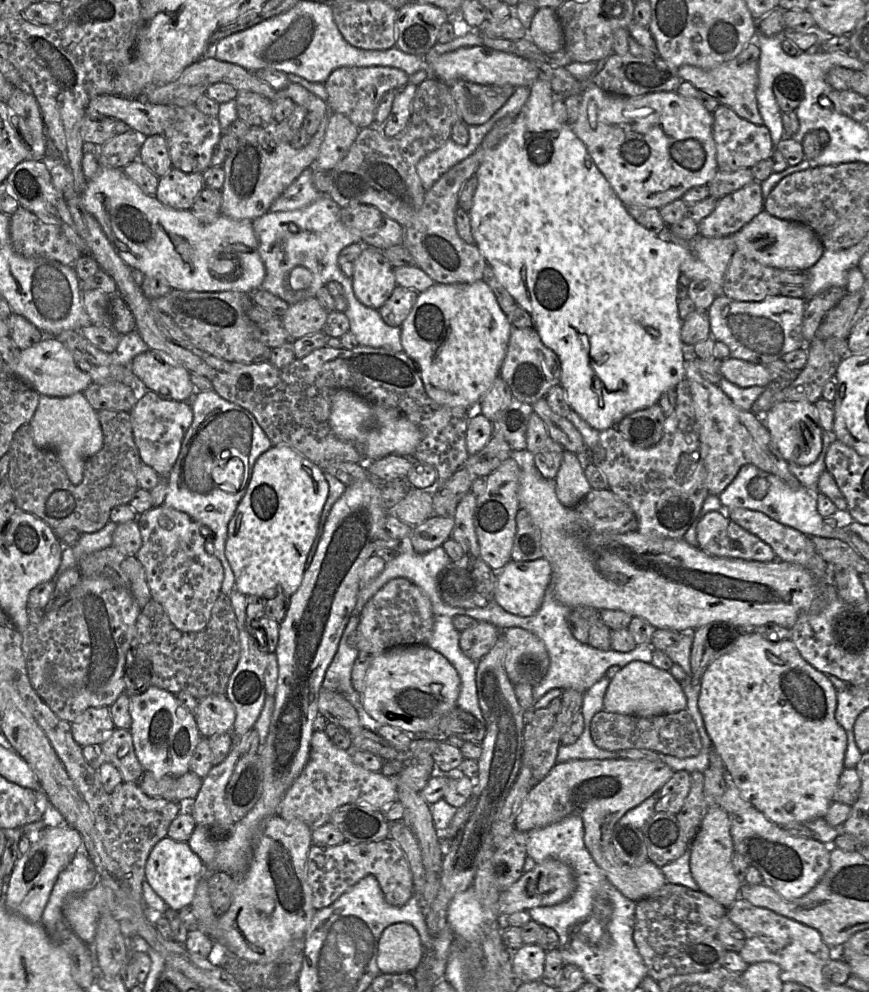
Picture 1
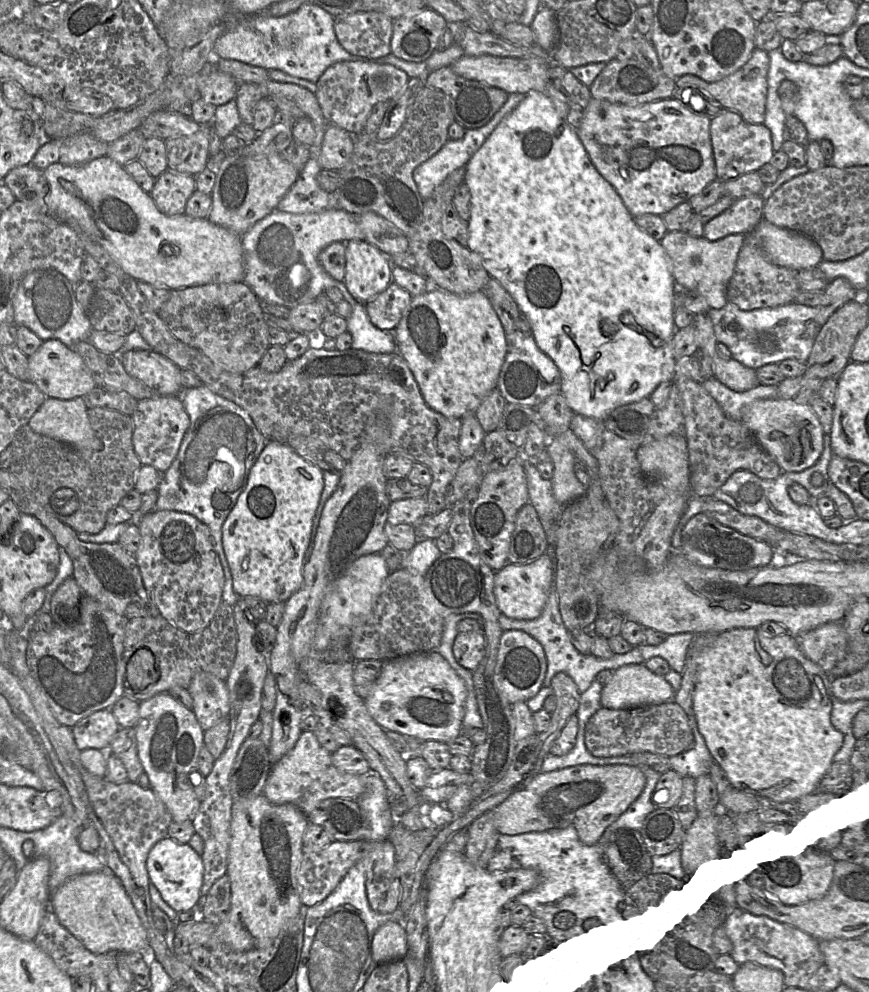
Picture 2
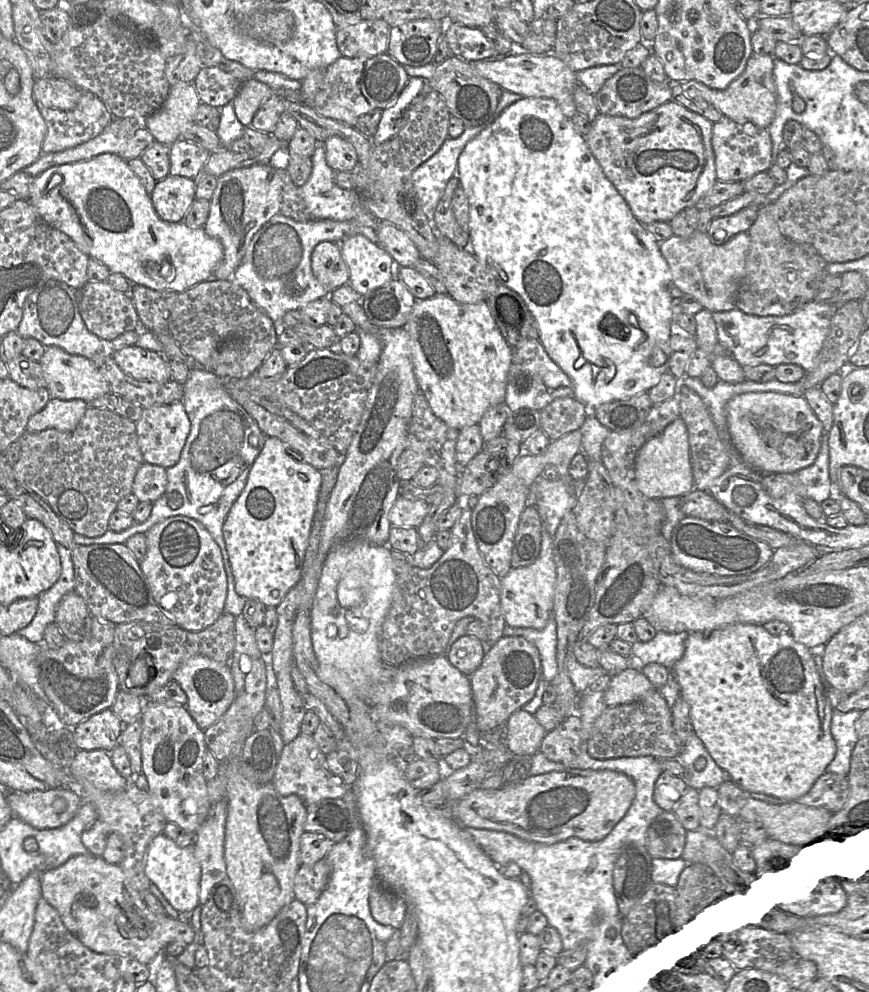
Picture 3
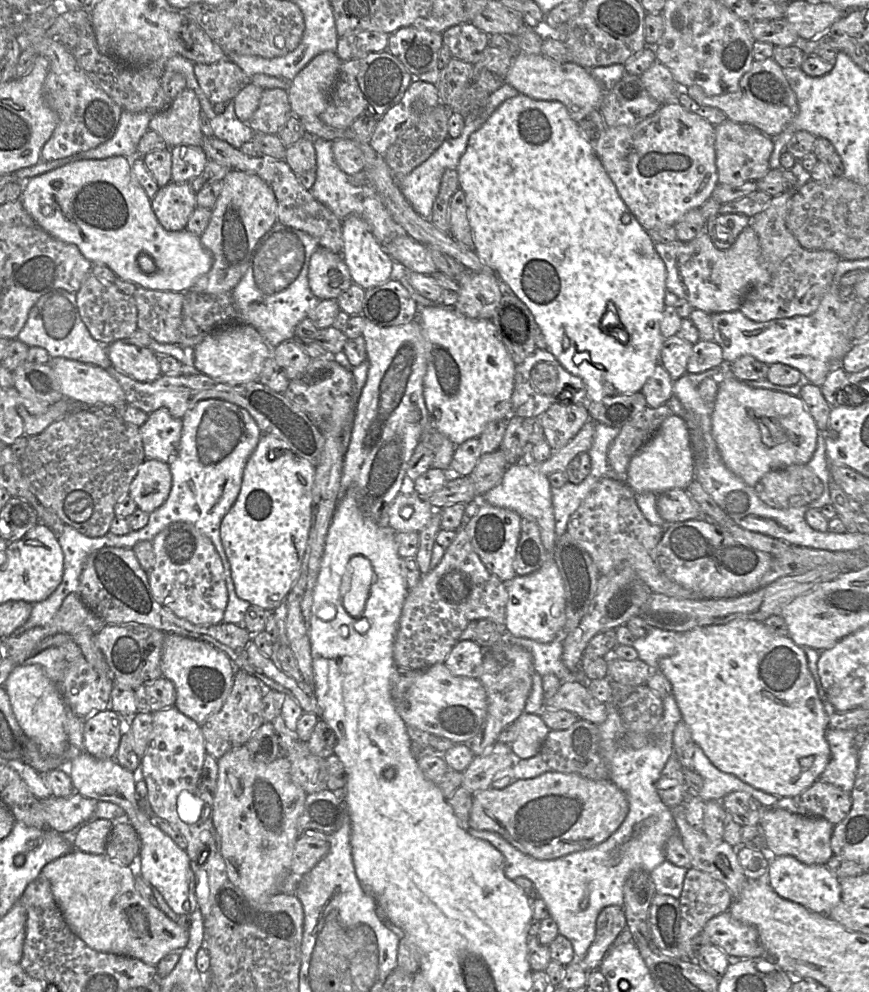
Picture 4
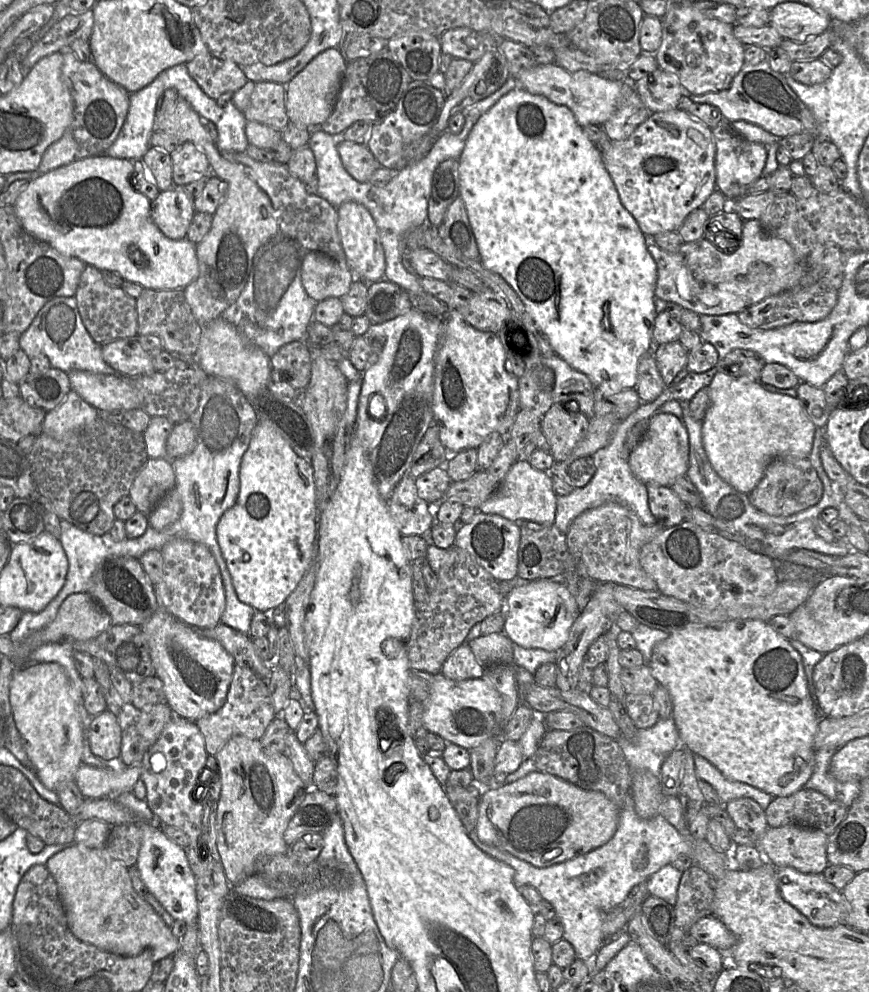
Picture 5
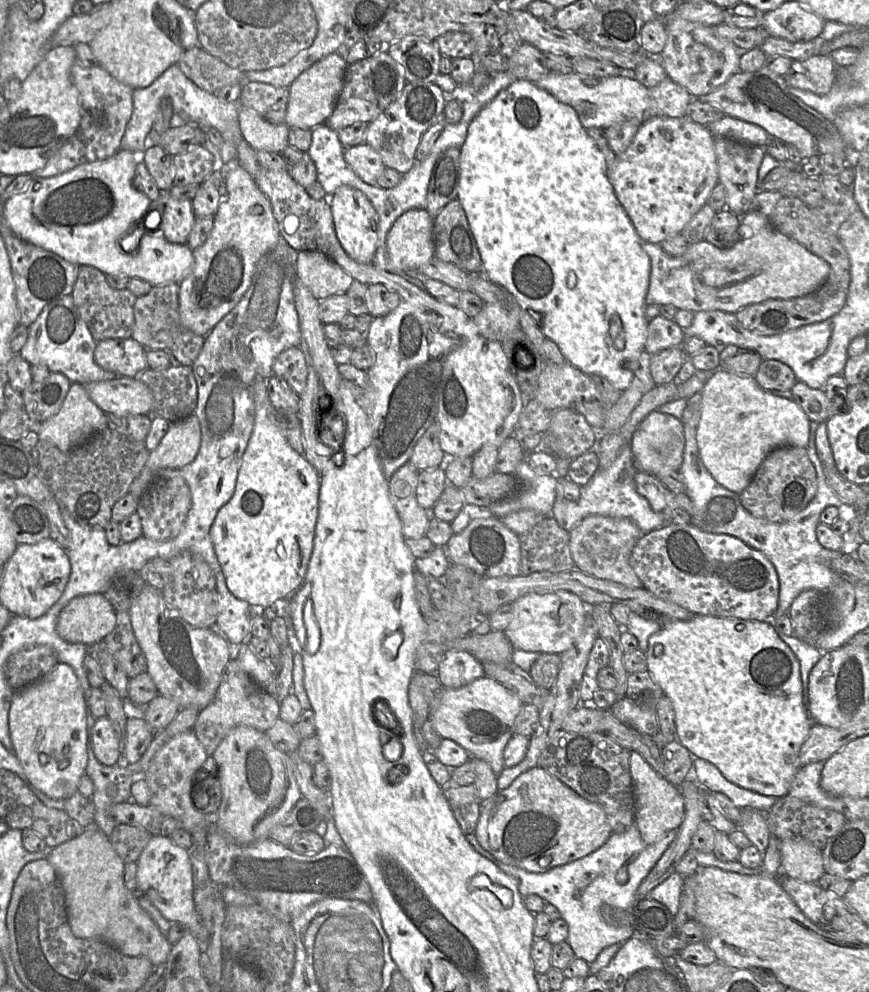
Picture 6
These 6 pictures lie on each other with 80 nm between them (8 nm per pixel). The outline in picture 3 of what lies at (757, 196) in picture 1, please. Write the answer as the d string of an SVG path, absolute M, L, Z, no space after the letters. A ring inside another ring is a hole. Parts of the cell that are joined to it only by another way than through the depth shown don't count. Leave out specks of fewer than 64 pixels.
M748 206L734 214L713 218L706 233L713 244L724 244L734 235L748 232L757 217L758 210L757 206Z

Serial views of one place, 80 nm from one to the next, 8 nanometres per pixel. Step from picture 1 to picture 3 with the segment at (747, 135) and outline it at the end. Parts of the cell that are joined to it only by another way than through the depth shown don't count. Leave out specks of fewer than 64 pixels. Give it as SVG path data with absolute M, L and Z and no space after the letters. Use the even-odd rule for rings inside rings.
M727 116L713 124L712 147L716 177L722 182L743 182L758 172L767 171L774 163L772 140L768 129L752 123L739 124Z

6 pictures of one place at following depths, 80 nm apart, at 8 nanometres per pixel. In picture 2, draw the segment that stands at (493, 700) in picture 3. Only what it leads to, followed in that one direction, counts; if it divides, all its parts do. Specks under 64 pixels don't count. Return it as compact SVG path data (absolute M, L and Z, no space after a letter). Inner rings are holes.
M521 630L503 631L493 676L494 686L500 695L511 704L527 702L543 687L546 672L546 655L536 639Z

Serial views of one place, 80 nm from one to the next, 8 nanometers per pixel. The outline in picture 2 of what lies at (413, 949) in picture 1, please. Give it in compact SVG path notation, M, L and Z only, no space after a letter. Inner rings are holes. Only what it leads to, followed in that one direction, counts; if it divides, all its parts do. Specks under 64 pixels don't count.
M400 925L384 926L373 940L373 959L376 965L404 962L408 956L408 934Z

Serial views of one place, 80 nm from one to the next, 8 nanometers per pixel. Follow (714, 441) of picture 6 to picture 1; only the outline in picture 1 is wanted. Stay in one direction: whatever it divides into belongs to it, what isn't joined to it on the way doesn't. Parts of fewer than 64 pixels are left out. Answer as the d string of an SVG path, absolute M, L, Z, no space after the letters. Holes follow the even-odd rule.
M783 401L764 413L761 420L773 443L788 463L807 466L816 461L822 450L824 430L814 404L807 401Z

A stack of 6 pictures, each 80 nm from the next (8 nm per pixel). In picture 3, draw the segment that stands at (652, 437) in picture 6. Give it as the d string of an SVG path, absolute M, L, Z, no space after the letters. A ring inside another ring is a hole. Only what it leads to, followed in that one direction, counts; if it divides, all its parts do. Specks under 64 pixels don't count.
M681 418L671 422L640 448L635 459L635 481L638 490L650 499L680 497L695 489L688 431Z

